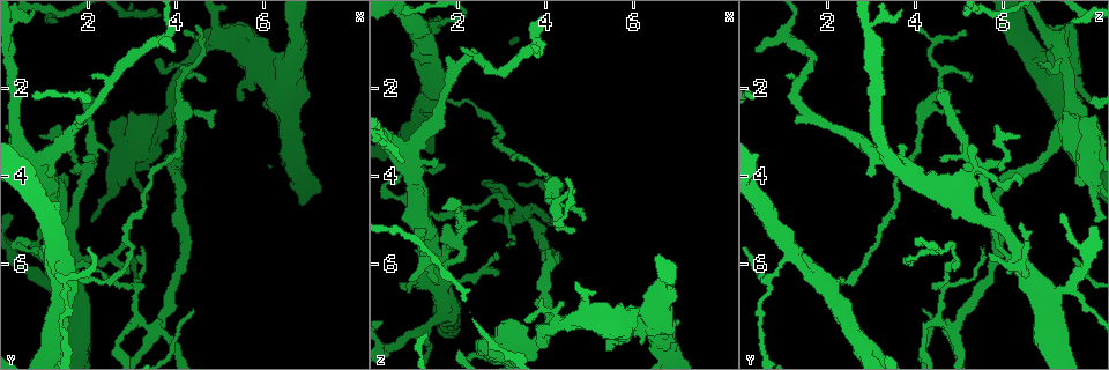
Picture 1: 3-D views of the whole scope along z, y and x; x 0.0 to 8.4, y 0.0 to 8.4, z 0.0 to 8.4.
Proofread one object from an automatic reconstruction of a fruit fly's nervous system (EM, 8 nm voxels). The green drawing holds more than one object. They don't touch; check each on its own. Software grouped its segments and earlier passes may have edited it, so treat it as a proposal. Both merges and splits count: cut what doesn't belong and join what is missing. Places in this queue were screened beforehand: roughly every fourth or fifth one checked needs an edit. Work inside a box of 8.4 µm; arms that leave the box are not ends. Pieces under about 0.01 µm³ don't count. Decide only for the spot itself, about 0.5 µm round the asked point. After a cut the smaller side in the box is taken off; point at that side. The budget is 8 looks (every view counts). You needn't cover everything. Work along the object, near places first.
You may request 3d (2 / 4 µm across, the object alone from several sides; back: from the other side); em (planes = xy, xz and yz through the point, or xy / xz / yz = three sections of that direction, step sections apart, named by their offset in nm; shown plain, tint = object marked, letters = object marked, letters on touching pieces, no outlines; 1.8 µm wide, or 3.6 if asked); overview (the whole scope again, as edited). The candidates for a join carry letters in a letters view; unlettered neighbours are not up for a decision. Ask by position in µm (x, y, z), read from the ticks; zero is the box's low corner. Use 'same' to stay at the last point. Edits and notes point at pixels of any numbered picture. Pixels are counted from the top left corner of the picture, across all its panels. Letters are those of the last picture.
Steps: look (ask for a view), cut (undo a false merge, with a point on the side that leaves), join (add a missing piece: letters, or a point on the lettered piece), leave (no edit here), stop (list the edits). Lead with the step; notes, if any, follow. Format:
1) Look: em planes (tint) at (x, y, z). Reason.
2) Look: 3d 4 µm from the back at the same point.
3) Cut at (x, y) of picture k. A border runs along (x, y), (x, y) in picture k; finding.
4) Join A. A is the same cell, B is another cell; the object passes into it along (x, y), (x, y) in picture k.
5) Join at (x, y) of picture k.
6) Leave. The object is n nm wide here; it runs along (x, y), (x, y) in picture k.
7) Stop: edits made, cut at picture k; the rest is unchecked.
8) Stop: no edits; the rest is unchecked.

Look: 3d 4 µm at (1.45, 6.40, 1.90). Thin arm on a thick one.

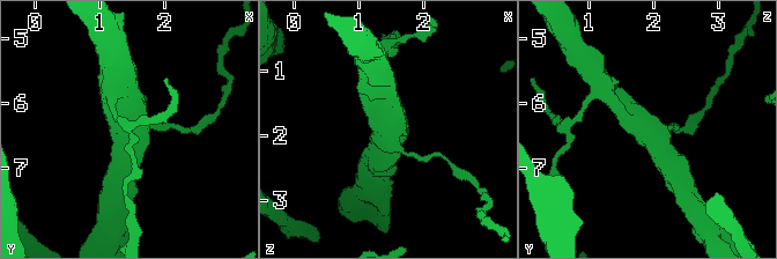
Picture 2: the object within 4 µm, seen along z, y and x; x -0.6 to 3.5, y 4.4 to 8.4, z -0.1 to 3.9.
Look: em xz step 4 (tint) at (1.50, 6.45, 1.95). 3 arms meet here.

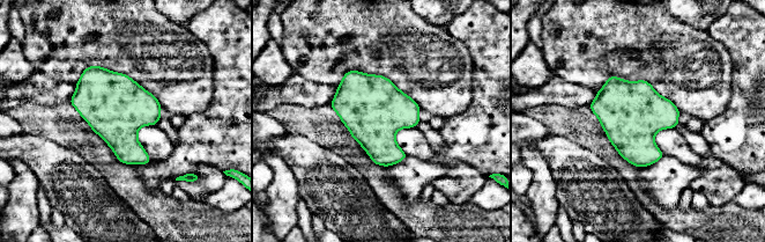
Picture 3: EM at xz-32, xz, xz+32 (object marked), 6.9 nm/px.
Look: em planes (letters) at the same point. Another direction.

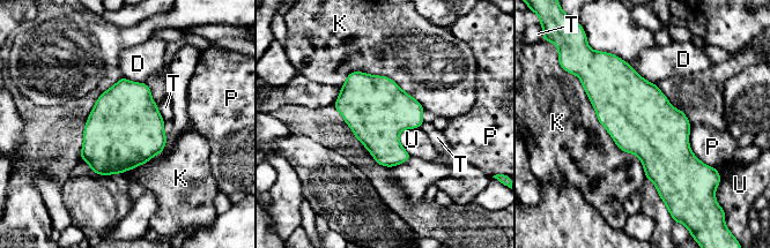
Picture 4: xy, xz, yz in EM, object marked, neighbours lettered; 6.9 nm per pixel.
Leave. The object is 460 nm wide here; D, K, P, T and U are other cells; a border runs along (419, 127), (399, 135), (411, 156) in picture 4; continuous, no second neuron.

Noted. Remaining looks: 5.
Look: 3d 4 µm at (0.85, 3.15, 6.40). Tapers out.

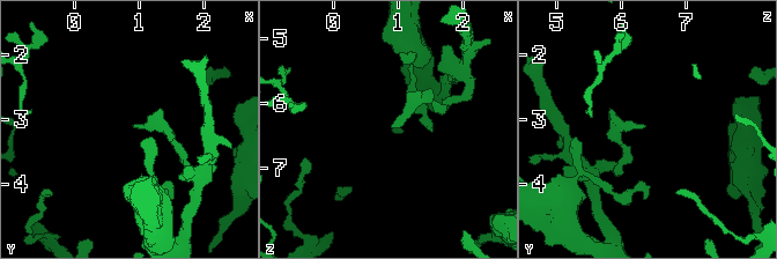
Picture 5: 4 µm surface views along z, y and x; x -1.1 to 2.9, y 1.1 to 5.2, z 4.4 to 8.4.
Look: em planes (letters) at (0.85, 3.10, 6.35).

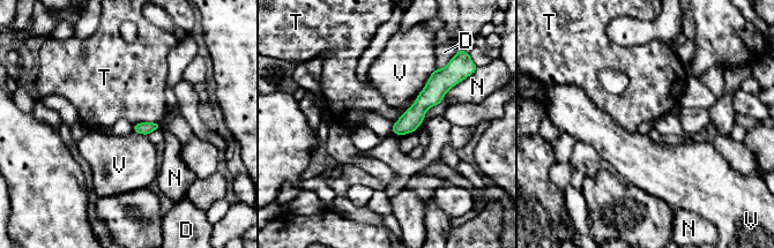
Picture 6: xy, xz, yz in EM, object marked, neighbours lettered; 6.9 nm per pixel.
Leave. D, N, T and V are other cells; a border runs along (159, 122), (138, 122), (133, 125) in picture 6; no lettered piece goes on from it.

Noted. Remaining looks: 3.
Look: 3d 4 µm at (3.95, 2.55, 7.65). Two arms in line, one across.

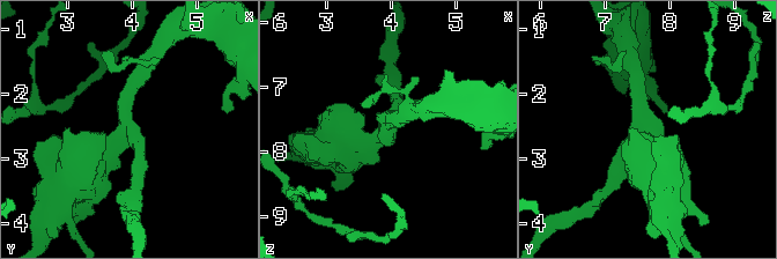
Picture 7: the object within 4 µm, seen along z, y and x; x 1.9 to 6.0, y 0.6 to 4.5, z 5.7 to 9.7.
Look: em planes (tint) at (3.90, 2.50, 7.70). 3 arms meet here; the arms are 200, 220, 550 nm wide.

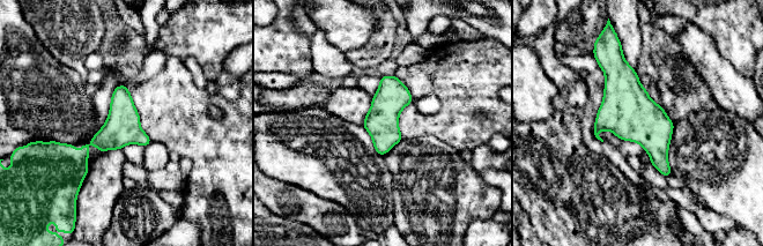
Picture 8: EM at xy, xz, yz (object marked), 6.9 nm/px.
Look: em planes (letters) at the same point.

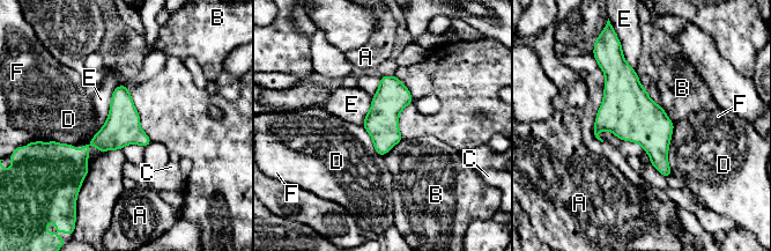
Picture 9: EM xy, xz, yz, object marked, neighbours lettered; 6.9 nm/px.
Leave. The object is 240 nm wide here; A, B, C, D, E and F are other cells; a border runs along (674, 124), (668, 148), (671, 172) in picture 9; one neuron here.

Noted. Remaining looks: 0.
Stop: no edits; the rest is unchecked.

